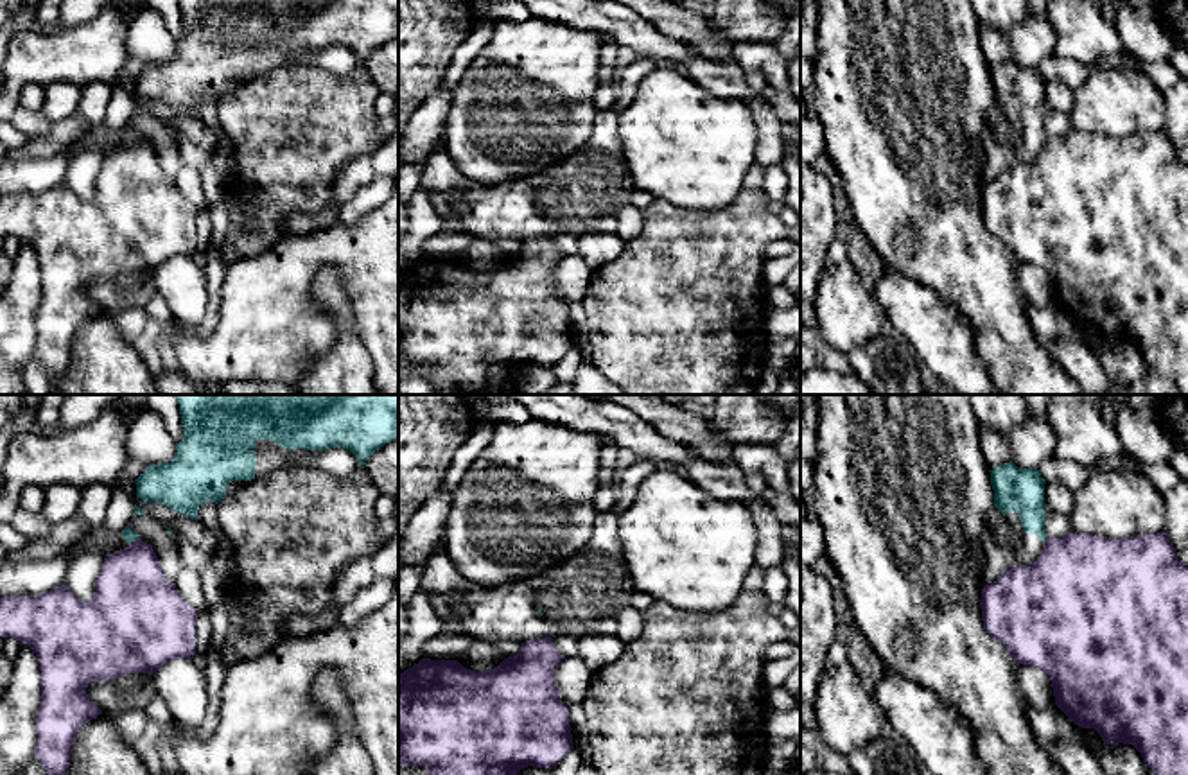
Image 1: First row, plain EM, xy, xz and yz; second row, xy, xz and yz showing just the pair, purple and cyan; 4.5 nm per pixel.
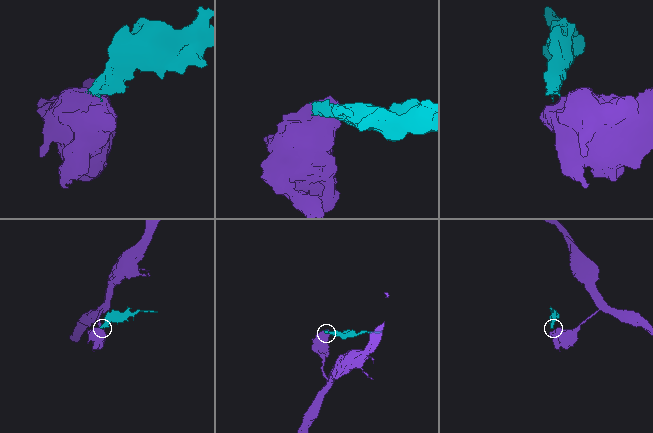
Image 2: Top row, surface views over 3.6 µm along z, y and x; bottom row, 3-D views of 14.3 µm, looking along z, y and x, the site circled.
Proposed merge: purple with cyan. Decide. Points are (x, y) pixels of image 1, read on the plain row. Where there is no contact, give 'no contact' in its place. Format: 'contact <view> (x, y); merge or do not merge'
contact xy (135, 139); do not merge

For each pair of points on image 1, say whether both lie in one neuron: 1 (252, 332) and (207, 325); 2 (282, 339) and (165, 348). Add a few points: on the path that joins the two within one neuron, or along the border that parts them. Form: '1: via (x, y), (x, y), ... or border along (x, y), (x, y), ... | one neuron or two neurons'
1: border along (223, 286), (218, 323), (203, 338) | two neurons
2: border along (162, 336), (173, 341), (182, 368) | two neurons

